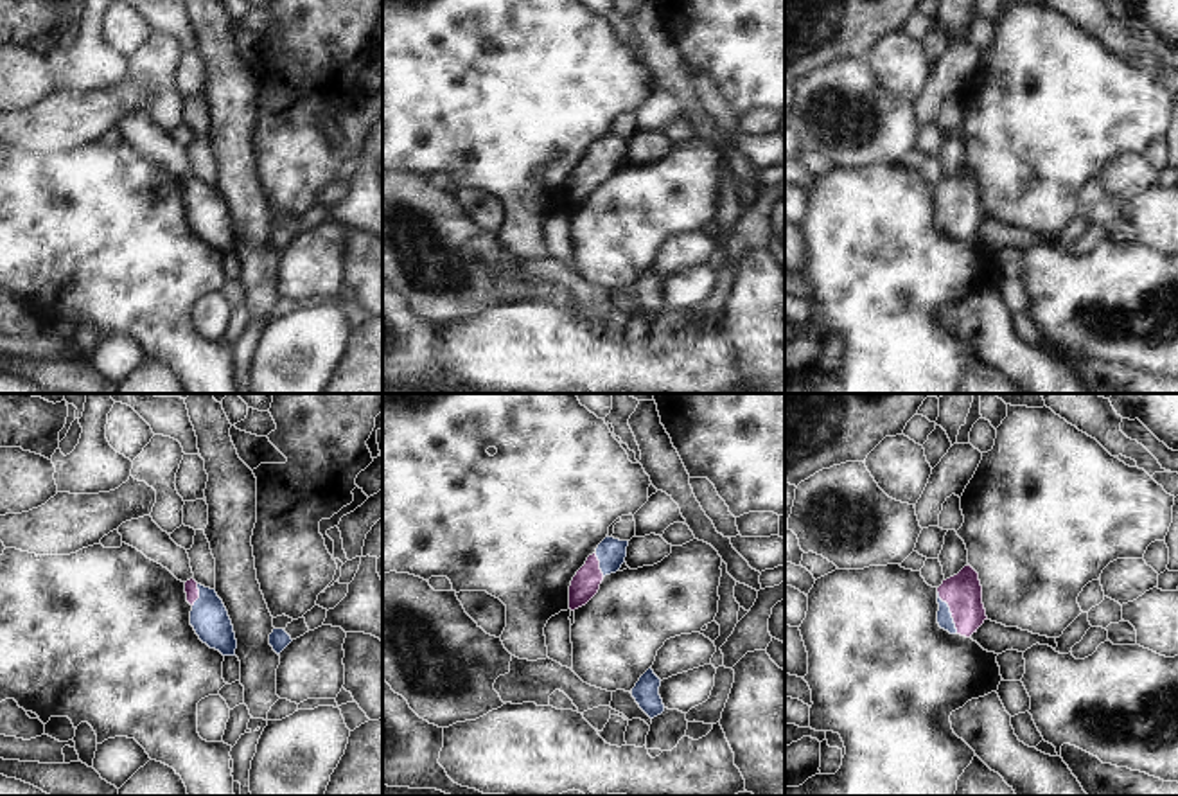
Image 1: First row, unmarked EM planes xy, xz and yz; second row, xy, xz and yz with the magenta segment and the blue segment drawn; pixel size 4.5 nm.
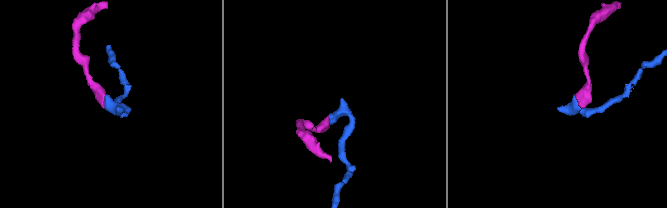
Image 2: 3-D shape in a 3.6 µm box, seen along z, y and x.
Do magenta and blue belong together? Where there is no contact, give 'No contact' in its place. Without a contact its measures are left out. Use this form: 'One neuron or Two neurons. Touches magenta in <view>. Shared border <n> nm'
One neuron. Touches magenta in yz. Shared border 200 nm

